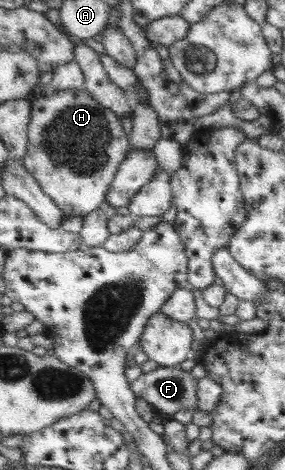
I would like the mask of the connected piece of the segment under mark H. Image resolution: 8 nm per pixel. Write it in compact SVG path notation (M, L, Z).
M86 89L48 91L31 101L29 145L23 163L67 216L86 216L107 201L111 184L132 149L120 119Z

